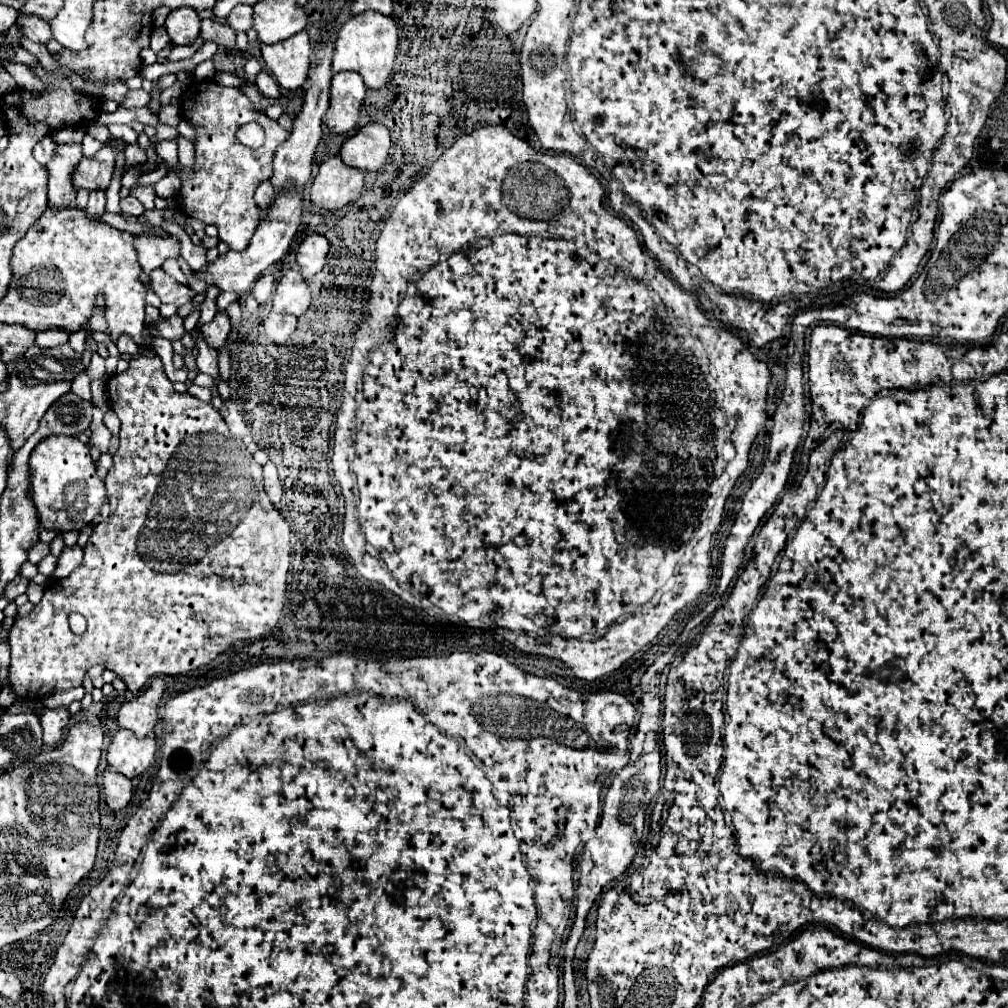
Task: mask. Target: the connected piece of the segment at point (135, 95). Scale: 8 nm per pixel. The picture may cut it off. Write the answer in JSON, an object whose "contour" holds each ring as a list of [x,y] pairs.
{"contour":[[[137,89],[137,91],[127,93],[123,107],[147,107],[149,101],[151,101],[151,95],[147,91],[143,91],[143,89]]]}

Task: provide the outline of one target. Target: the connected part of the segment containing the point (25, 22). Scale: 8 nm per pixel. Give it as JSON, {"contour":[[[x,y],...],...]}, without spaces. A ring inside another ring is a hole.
{"contour":[[[19,11],[19,17],[17,17],[23,33],[33,39],[33,41],[41,41],[41,43],[47,43],[51,39],[51,33],[49,33],[49,23],[43,21],[41,17],[37,15],[31,15],[31,13],[23,13]]]}

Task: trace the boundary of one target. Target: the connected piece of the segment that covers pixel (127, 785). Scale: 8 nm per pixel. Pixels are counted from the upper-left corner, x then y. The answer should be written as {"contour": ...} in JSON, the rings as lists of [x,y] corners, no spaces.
{"contour":[[[107,767],[103,771],[103,795],[109,809],[117,811],[117,809],[123,809],[131,801],[133,785],[125,775],[117,773],[113,767]]]}

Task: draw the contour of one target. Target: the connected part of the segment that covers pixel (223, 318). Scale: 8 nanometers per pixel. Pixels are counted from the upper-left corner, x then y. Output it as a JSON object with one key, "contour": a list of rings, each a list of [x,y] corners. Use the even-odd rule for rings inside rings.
{"contour":[[[217,313],[211,323],[207,323],[207,325],[201,327],[203,341],[209,347],[213,347],[213,349],[219,349],[219,347],[225,345],[229,331],[231,331],[231,323],[229,323],[229,317],[225,313]]]}

